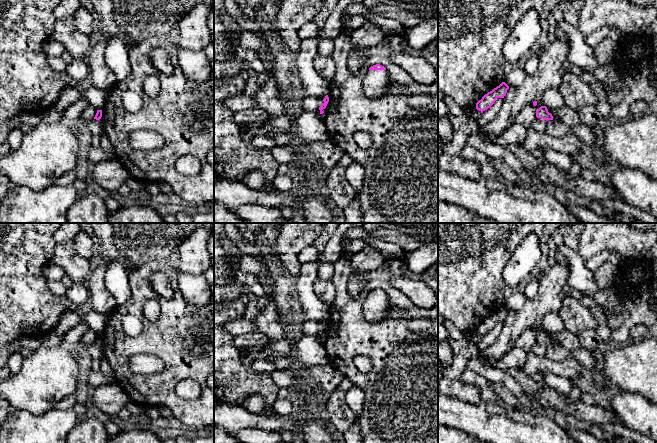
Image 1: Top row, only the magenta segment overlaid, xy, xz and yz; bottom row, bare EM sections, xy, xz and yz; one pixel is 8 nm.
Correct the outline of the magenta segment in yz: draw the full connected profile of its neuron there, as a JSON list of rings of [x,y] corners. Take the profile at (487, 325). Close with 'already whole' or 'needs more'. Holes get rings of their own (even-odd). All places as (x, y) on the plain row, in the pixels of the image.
[[[502,306],[492,315],[485,318],[482,323],[476,327],[476,333],[481,336],[487,334],[494,328],[497,322],[504,322],[508,313],[509,310],[505,306]]]; already whole

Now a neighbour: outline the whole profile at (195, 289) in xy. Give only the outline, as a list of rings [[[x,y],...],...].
[[[180,273],[178,287],[182,297],[189,304],[205,306],[211,303],[211,284],[203,275]]]

